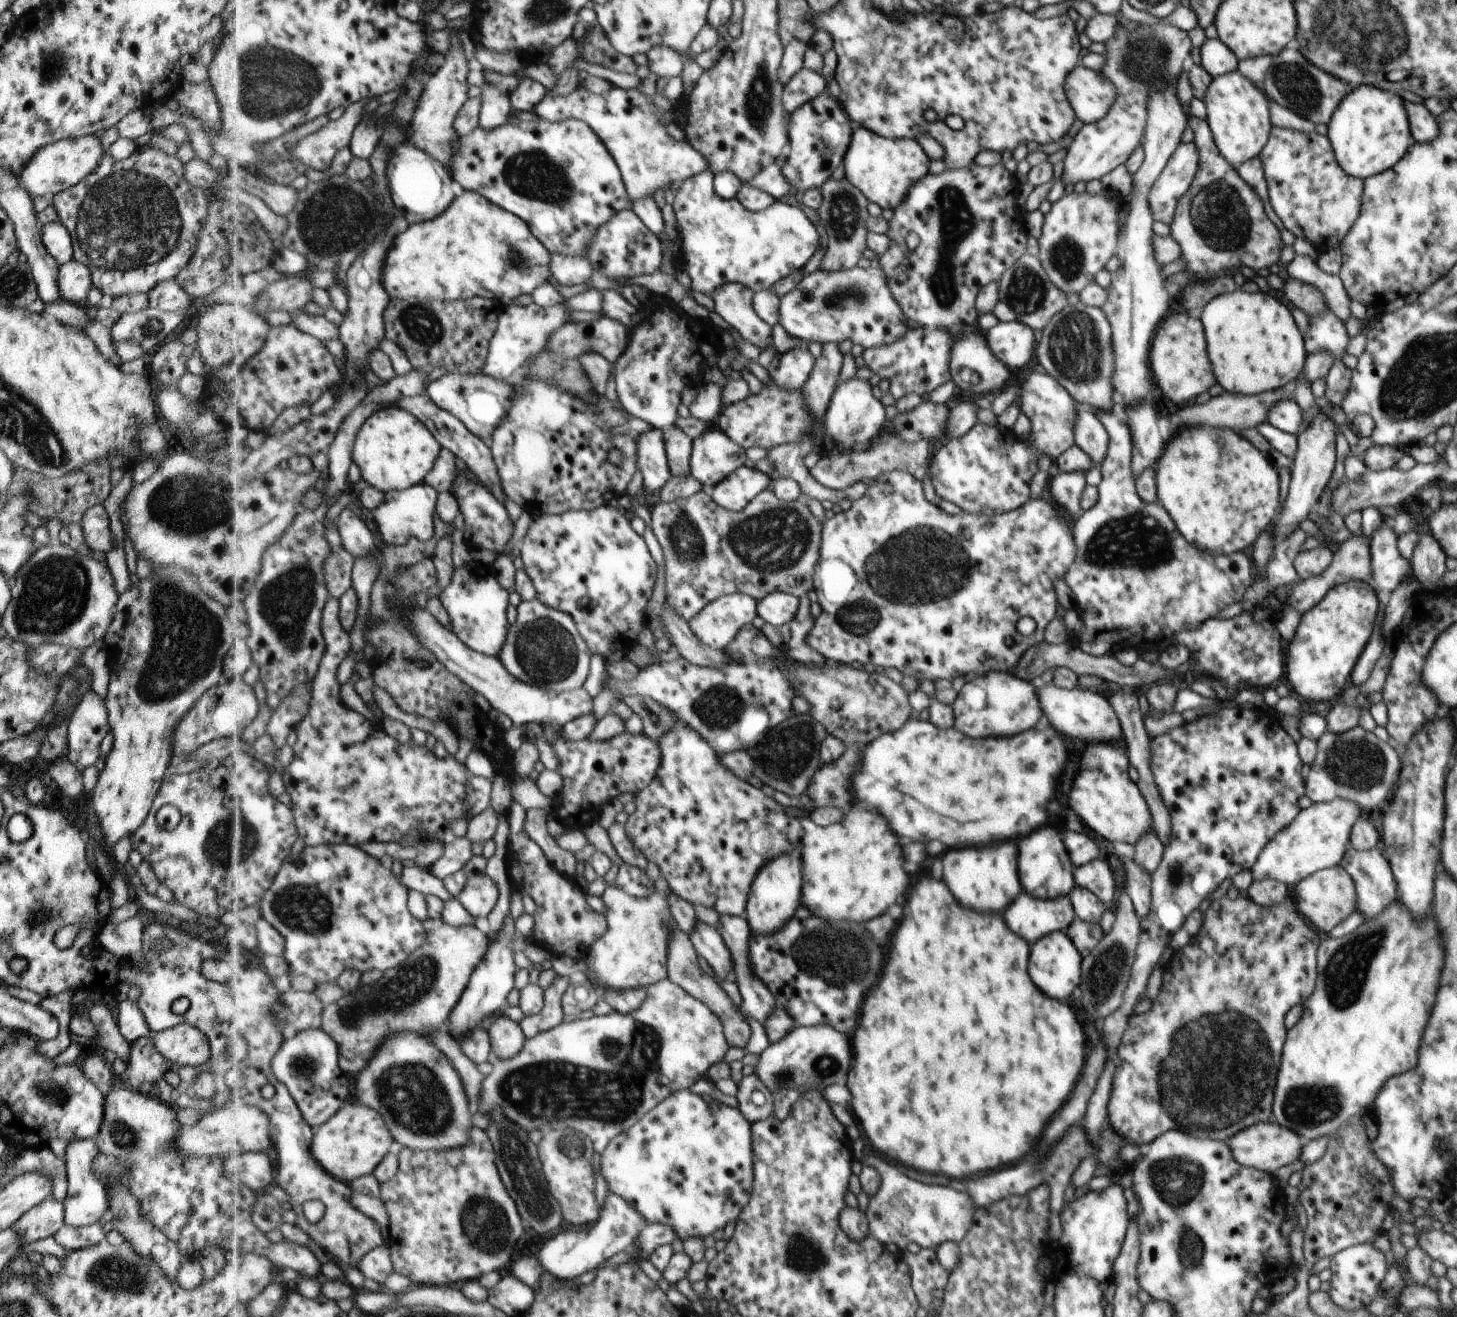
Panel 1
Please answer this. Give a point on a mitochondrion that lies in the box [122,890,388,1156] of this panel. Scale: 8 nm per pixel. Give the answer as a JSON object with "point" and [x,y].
{"point":[306,1067]}

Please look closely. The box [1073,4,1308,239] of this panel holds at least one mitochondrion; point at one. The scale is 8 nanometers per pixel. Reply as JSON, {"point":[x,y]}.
{"point":[1143,59]}

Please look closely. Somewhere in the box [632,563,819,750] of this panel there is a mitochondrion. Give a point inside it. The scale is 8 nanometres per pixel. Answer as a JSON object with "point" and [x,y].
{"point":[721,707]}

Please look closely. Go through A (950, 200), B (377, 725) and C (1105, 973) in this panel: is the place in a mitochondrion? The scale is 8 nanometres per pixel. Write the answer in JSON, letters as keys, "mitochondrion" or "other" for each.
{"A":"mitochondrion","B":"other","C":"mitochondrion"}

